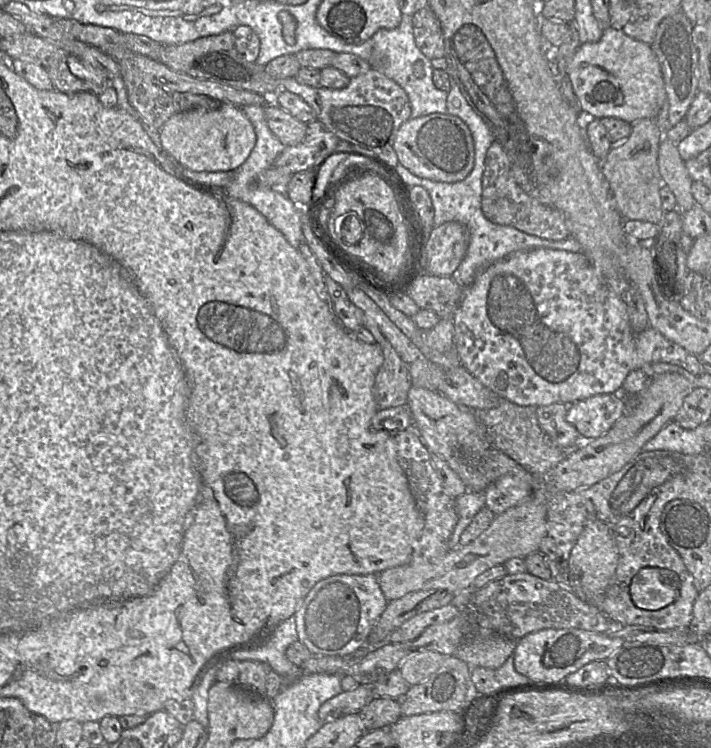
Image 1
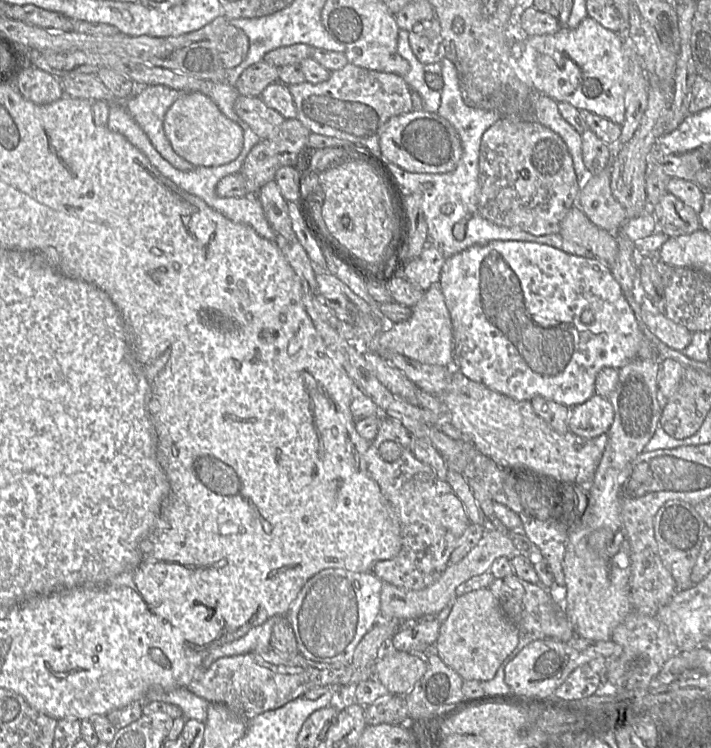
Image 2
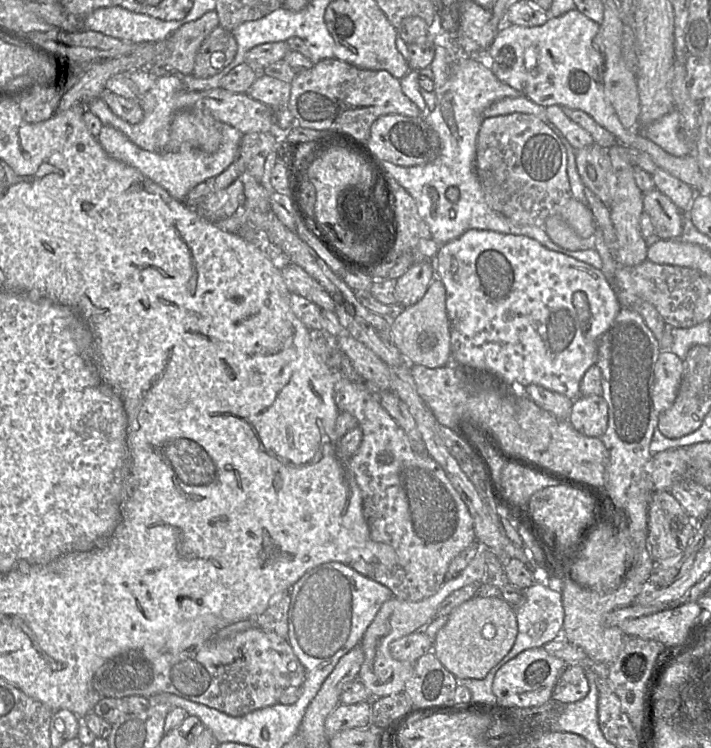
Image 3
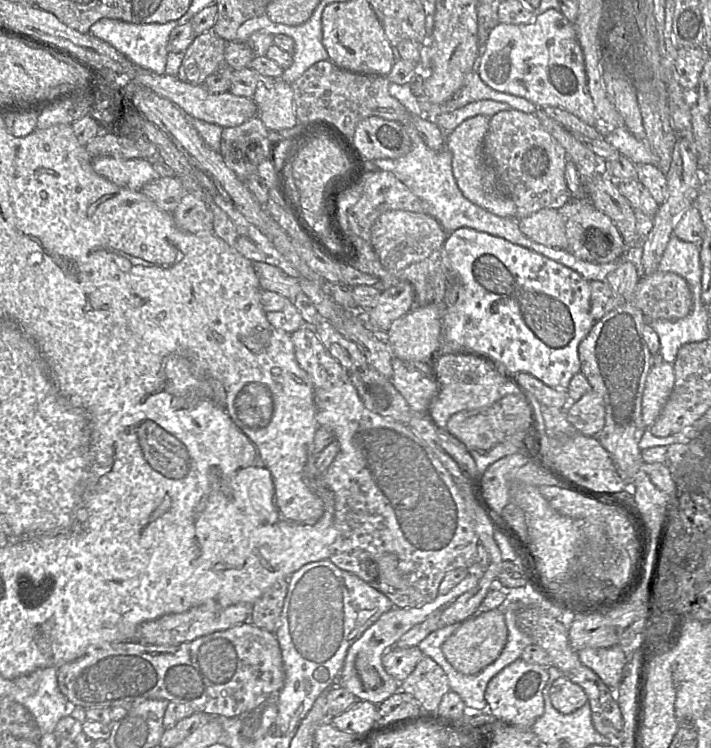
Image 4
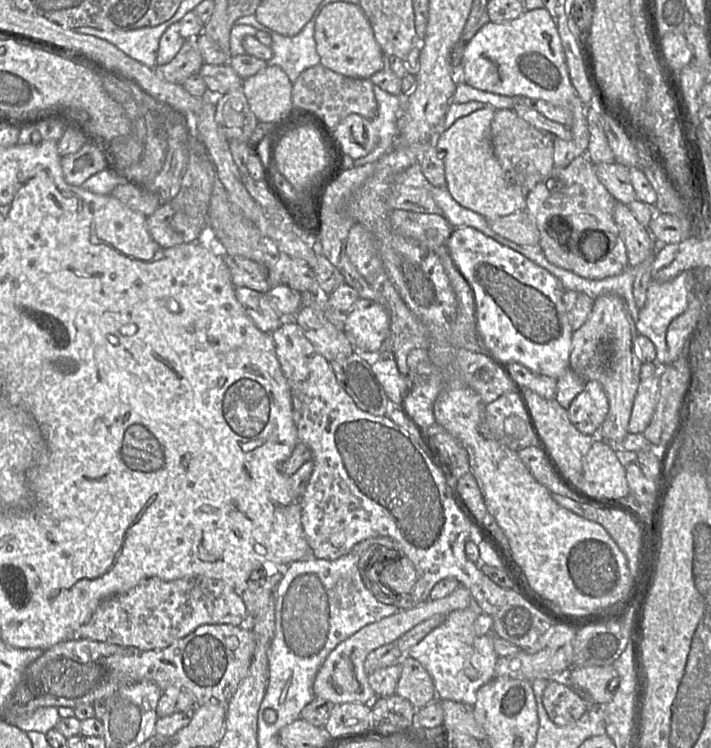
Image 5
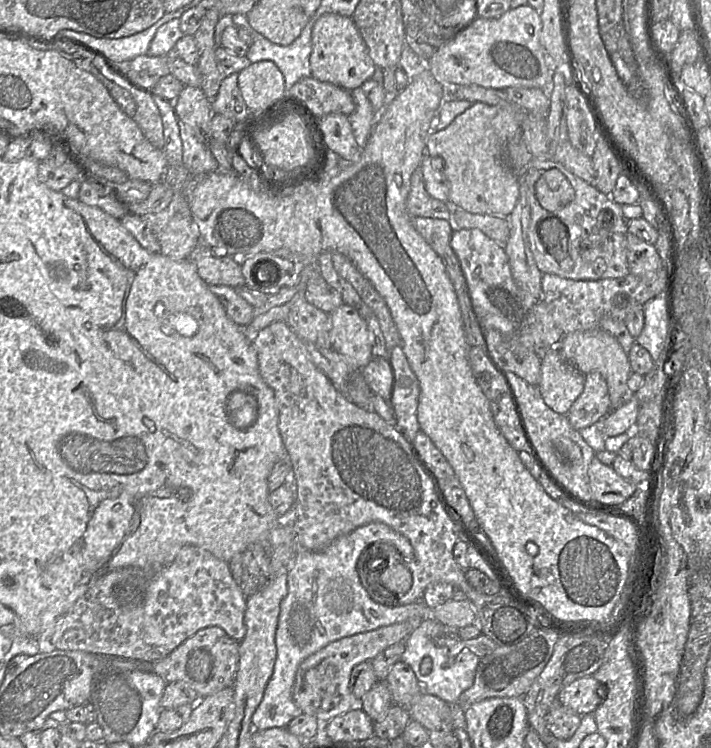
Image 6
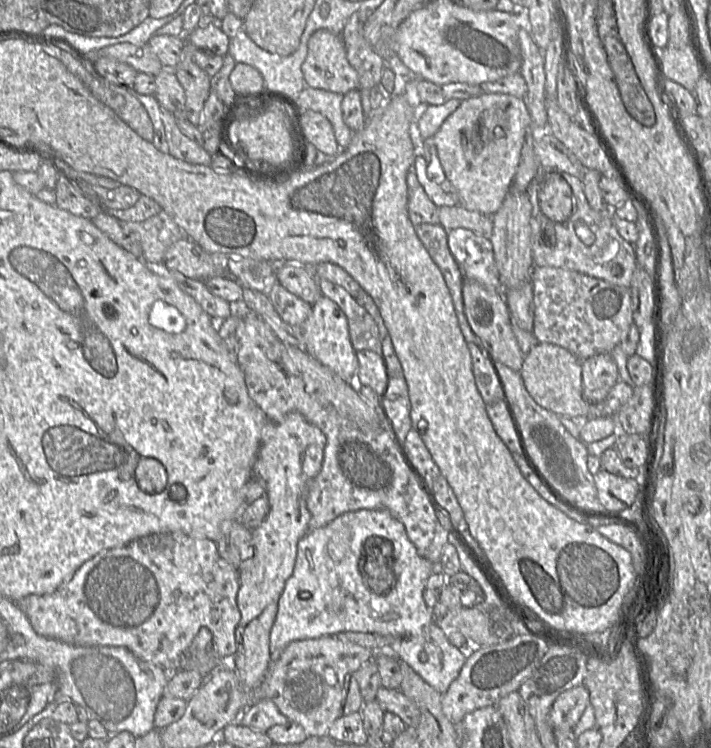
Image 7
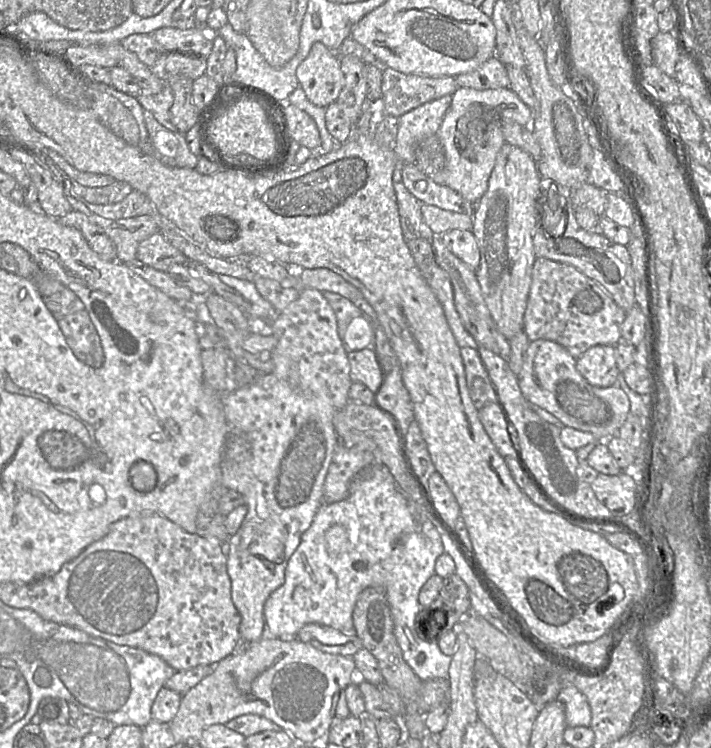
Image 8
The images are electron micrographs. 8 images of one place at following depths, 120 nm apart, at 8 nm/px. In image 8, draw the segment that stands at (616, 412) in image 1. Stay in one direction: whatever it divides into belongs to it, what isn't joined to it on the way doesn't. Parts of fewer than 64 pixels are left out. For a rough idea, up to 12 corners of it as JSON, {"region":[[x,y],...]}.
{"region":[[595,345],[576,359],[593,386],[614,386],[615,346]]}

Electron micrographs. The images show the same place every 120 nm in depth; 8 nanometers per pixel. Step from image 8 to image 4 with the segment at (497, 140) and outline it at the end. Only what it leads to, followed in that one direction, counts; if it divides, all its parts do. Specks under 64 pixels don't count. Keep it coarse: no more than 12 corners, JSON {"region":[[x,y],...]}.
{"region":[[468,118],[446,135],[452,173],[470,202],[516,218],[484,157],[488,119]]}

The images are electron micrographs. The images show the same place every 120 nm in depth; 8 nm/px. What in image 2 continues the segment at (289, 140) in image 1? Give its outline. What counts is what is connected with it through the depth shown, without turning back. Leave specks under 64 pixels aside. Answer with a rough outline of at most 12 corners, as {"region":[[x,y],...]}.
{"region":[[238,96],[234,111],[260,138],[286,120],[260,97]]}

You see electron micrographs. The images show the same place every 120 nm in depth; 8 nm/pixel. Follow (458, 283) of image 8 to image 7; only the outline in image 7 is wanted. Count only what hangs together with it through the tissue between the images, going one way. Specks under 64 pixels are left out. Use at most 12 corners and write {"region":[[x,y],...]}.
{"region":[[464,278],[469,326],[489,357],[520,372],[525,355],[503,292]]}

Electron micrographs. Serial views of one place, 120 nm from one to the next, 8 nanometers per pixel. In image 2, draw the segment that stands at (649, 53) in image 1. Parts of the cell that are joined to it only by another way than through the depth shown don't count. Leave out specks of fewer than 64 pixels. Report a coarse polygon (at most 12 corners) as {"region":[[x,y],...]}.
{"region":[[588,16],[515,40],[531,90],[623,124],[622,35]]}

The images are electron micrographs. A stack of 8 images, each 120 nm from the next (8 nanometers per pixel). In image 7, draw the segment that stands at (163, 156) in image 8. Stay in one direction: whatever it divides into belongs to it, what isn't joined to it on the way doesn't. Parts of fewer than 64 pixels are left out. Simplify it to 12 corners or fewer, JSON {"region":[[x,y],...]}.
{"region":[[154,95],[134,96],[153,124],[153,145],[190,164],[212,155],[185,136]]}

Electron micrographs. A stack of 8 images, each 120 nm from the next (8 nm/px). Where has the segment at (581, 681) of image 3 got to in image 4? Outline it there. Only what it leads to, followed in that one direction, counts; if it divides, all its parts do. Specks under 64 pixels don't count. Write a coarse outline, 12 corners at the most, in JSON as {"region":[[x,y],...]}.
{"region":[[565,676],[549,689],[552,706],[570,714],[587,703],[583,689]]}

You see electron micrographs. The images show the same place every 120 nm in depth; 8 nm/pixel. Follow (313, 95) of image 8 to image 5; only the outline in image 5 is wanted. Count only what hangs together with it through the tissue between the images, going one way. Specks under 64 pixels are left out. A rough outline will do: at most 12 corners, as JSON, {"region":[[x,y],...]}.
{"region":[[359,4],[316,18],[320,64],[370,79],[385,55]]}

